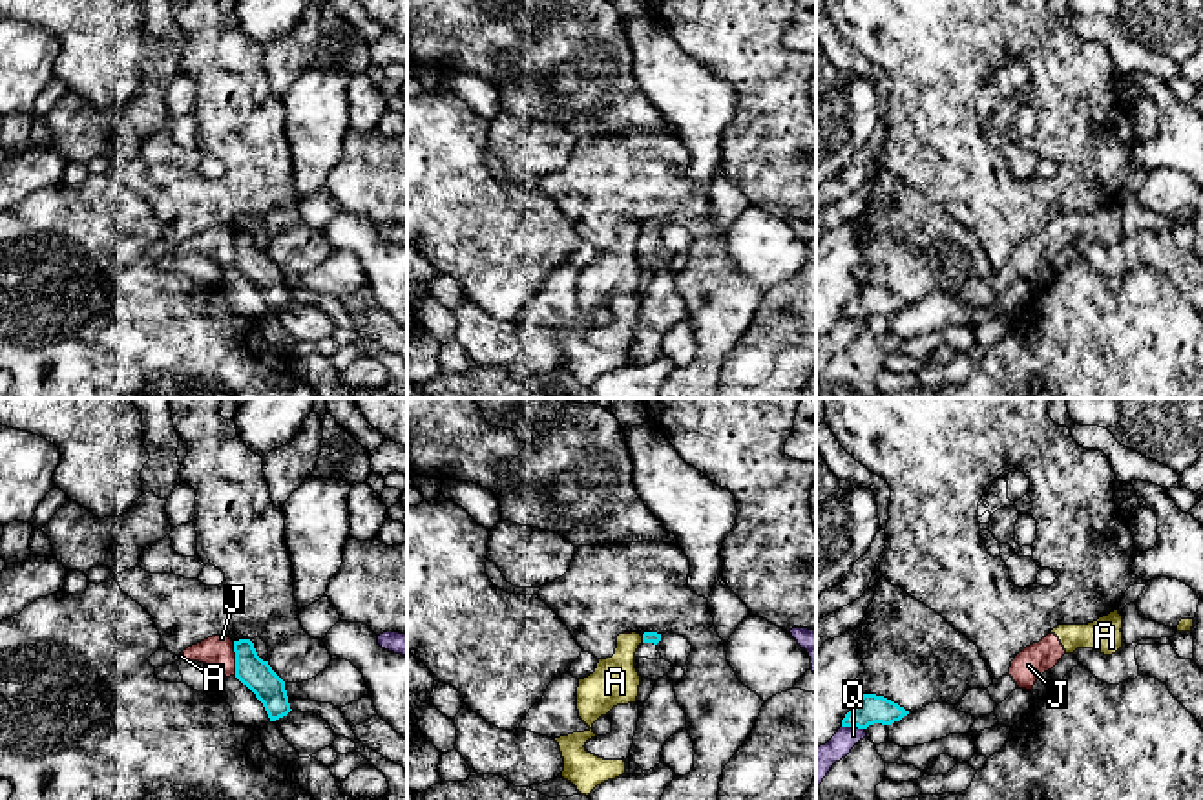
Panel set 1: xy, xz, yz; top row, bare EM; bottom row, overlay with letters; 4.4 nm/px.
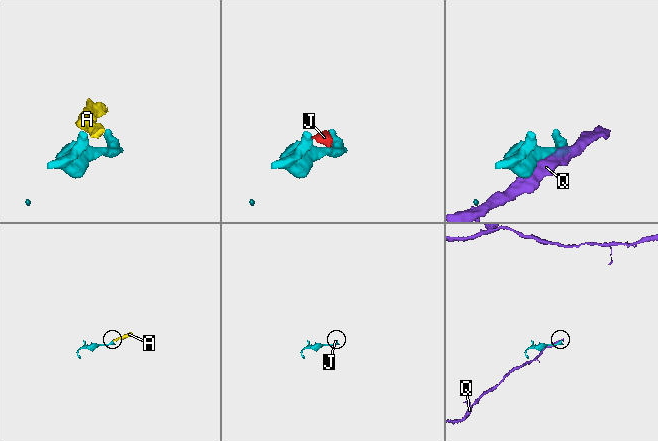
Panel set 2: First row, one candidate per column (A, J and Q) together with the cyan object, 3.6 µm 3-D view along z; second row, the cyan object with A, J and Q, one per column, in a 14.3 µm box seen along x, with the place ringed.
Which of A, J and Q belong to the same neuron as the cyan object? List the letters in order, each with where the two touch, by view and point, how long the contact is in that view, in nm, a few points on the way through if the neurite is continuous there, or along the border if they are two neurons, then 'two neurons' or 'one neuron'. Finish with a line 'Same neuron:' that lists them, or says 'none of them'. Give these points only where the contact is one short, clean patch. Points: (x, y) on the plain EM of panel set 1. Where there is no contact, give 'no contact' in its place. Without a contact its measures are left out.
A: xz (643, 231) | 30 nm | along xz (641, 227), (643, 232) | two neurons
J: xy (236, 249) | 150 nm | along xy (232, 232), (236, 265) | two neurons
Q: yz (853, 316) | 110 nm | two neurons
Same neuron: none of them

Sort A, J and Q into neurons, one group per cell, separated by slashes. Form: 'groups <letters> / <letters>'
groups A J / Q

